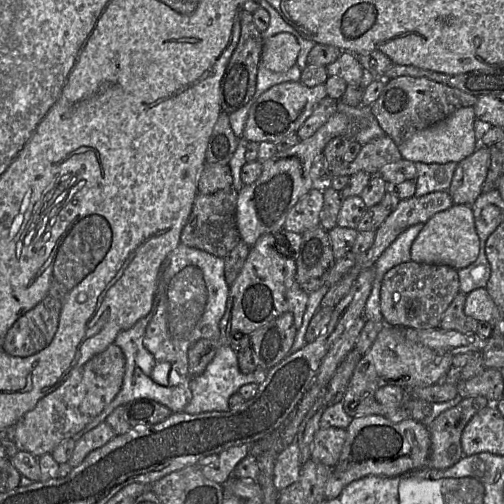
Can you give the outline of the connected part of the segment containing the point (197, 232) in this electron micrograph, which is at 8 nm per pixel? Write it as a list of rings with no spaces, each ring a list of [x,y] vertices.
[[[230,187],[210,195],[198,193],[181,232],[181,243],[217,257],[226,257],[241,240],[236,223],[238,192]]]

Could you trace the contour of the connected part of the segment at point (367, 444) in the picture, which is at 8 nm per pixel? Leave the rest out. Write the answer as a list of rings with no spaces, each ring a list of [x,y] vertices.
[[[381,415],[353,418],[349,424],[338,463],[332,468],[325,487],[325,500],[338,497],[353,481],[368,476],[397,477],[428,464],[431,438],[428,427],[412,418],[394,423]]]

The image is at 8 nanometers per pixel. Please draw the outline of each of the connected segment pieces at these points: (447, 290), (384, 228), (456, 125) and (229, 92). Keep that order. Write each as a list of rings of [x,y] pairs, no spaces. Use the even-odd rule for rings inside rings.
[[[413,260],[398,264],[383,277],[380,289],[380,309],[386,325],[413,329],[438,329],[443,314],[459,292],[457,270],[439,264]]]
[[[448,191],[432,192],[421,197],[400,200],[396,209],[375,231],[371,248],[362,258],[362,269],[372,268],[381,254],[409,227],[425,224],[436,213],[447,210],[454,203]]]
[[[467,106],[459,108],[444,120],[415,132],[398,145],[398,150],[403,159],[414,163],[458,163],[470,156],[478,147],[478,141],[475,138],[474,132],[475,119],[474,107]]]
[[[242,10],[240,24],[240,38],[225,71],[220,91],[221,110],[228,114],[246,105],[254,95],[264,43],[252,13]]]

